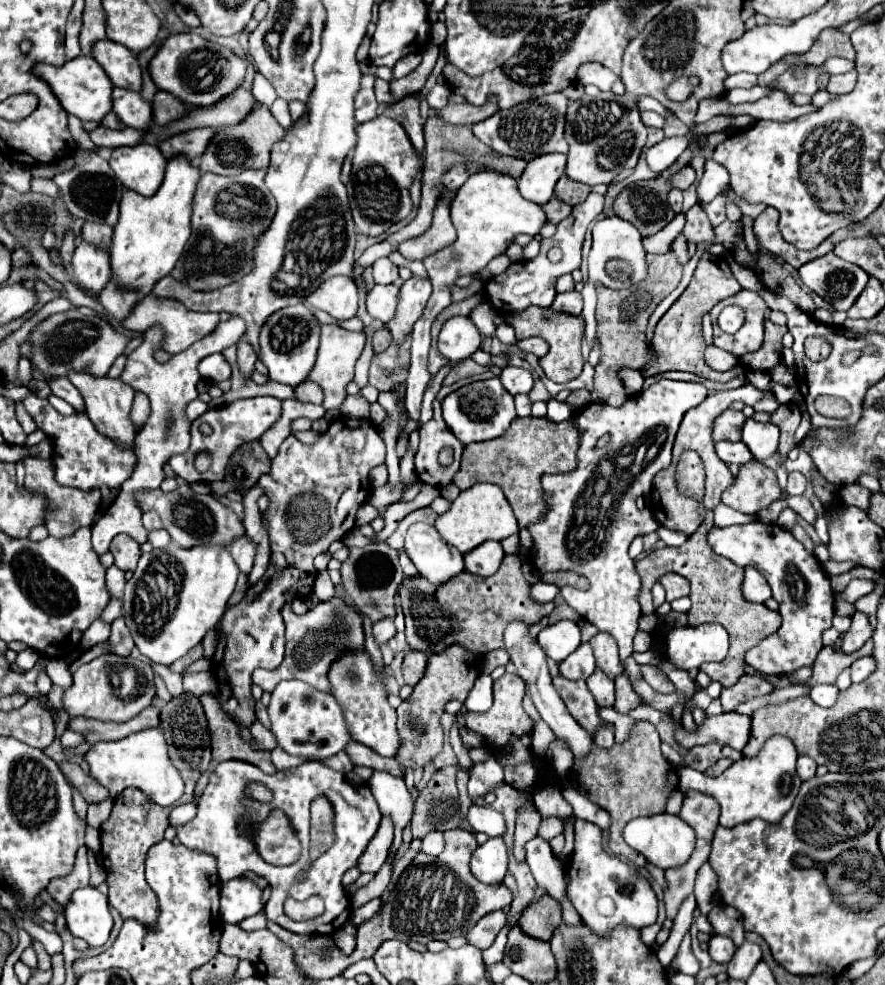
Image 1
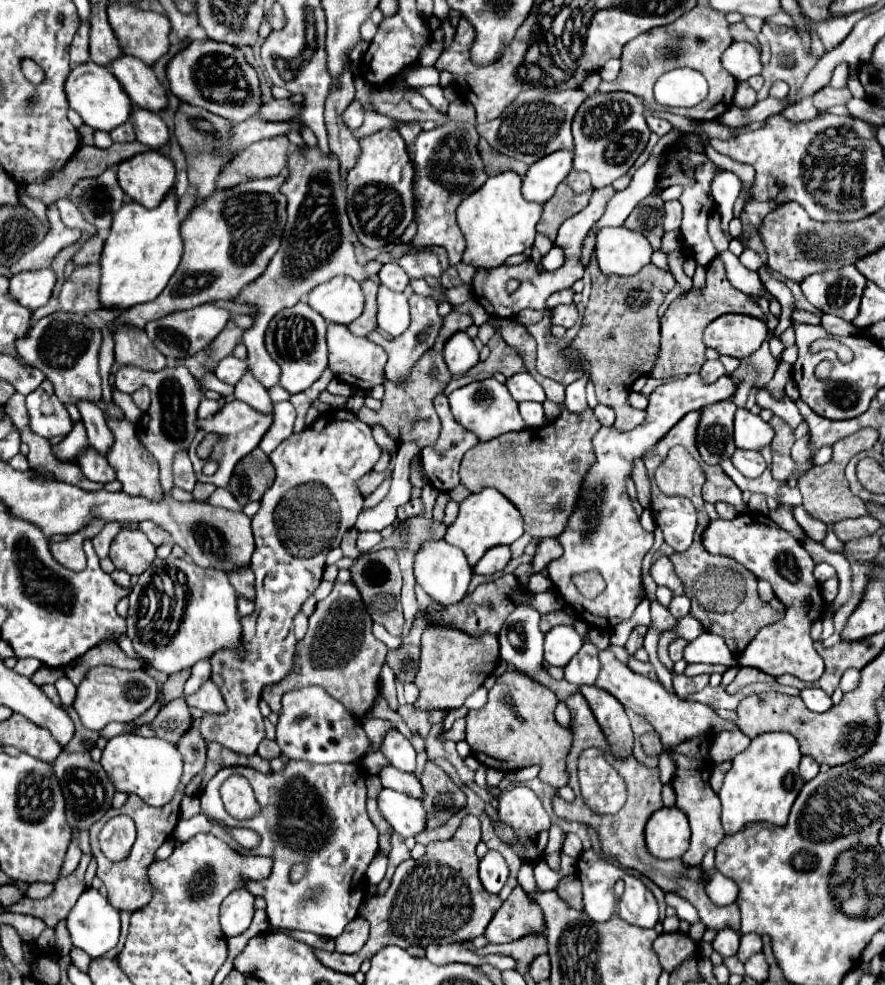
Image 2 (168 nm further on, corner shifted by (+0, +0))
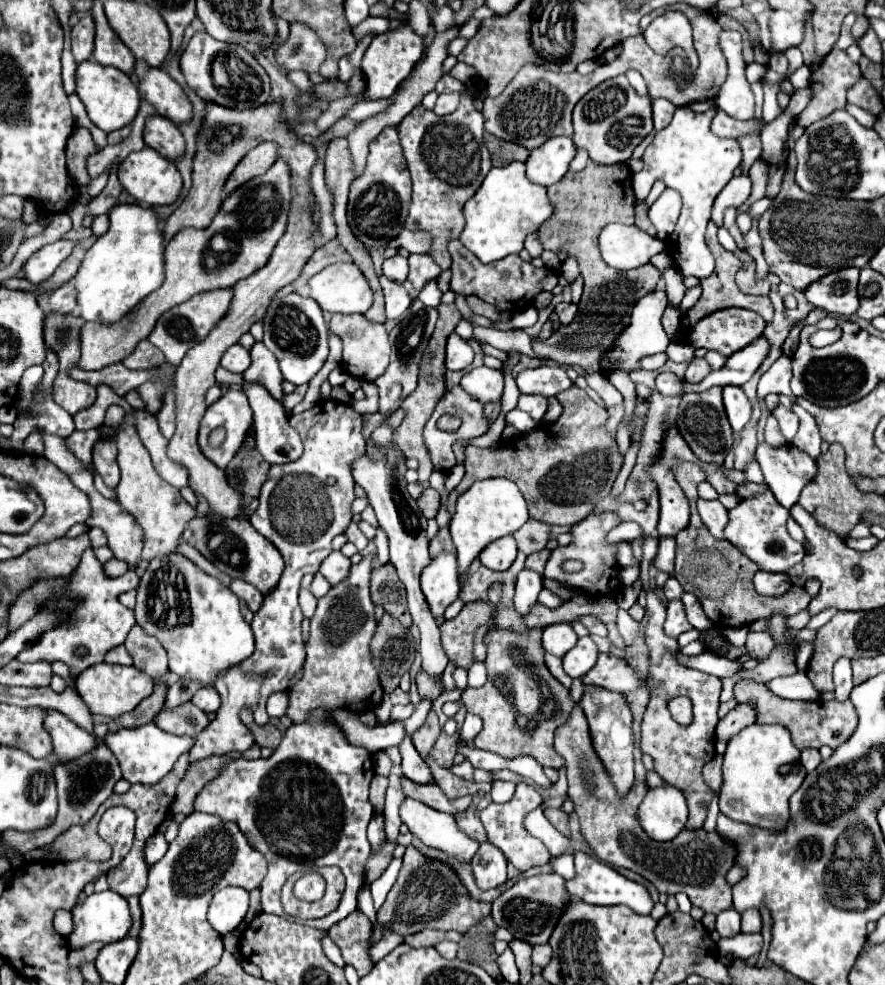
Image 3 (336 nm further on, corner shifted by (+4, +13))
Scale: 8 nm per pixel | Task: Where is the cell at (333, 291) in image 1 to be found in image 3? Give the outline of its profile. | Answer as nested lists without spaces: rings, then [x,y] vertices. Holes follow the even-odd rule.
[[[355,262],[329,264],[309,280],[309,286],[311,298],[331,314],[365,314],[373,304],[369,282]]]

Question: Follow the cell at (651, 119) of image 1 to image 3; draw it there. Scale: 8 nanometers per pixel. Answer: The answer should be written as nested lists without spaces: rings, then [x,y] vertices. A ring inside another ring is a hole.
[[[653,100],[653,122],[655,130],[663,130],[675,114],[675,106],[669,100]]]

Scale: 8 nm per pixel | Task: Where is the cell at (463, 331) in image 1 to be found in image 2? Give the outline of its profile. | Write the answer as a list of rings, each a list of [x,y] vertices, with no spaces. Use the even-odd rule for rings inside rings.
[[[463,331],[451,335],[443,347],[443,357],[449,367],[449,371],[459,377],[465,371],[469,371],[479,361],[479,351],[473,343],[473,339]]]

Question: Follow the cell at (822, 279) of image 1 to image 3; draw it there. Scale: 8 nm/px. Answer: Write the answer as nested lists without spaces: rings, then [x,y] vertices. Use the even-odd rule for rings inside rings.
[[[845,268],[813,282],[809,290],[805,290],[805,296],[815,308],[823,308],[825,312],[855,314],[859,306],[857,282],[859,268]]]

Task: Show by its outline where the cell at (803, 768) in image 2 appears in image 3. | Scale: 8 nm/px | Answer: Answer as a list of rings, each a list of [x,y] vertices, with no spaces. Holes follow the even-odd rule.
[[[813,748],[803,750],[803,752],[801,752],[801,764],[805,766],[807,772],[813,772],[813,770],[821,764],[821,754],[819,754],[819,750],[813,750]]]

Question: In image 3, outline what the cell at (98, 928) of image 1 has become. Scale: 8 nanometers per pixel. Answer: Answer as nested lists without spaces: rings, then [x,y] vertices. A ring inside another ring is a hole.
[[[113,890],[107,892],[99,892],[99,894],[91,894],[85,898],[85,902],[79,902],[73,908],[73,924],[75,924],[75,932],[67,938],[69,946],[73,950],[83,948],[91,942],[103,942],[103,944],[111,944],[117,942],[121,938],[125,938],[131,930],[131,910],[129,910],[129,902],[127,898],[119,896]]]

